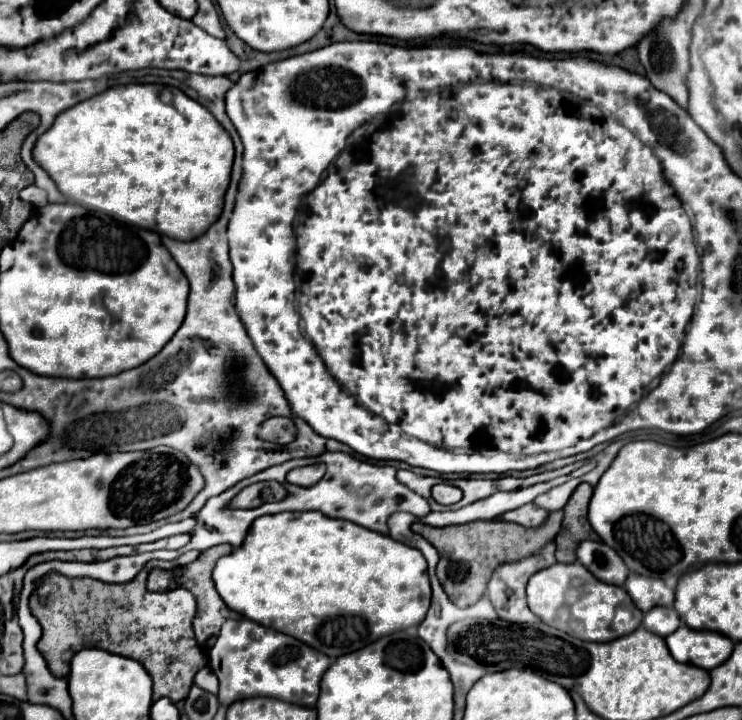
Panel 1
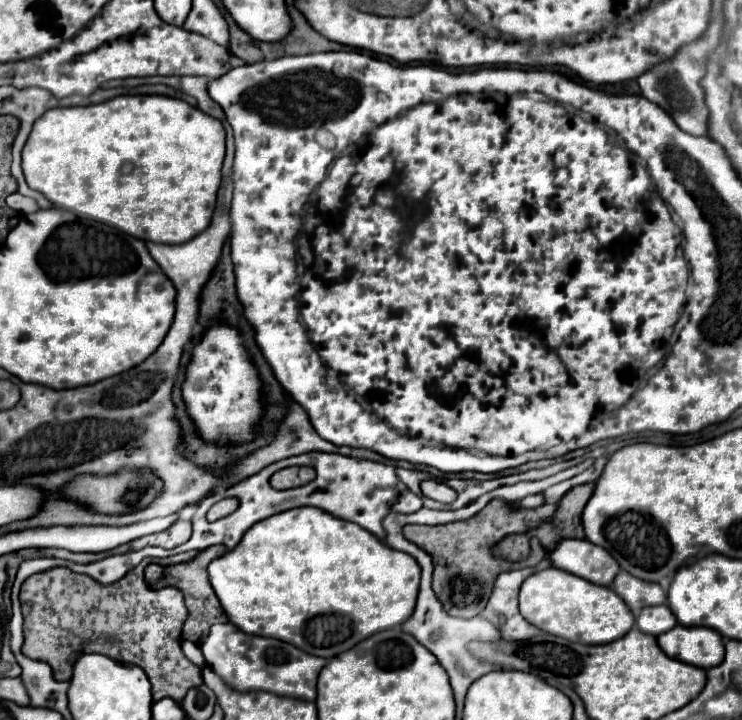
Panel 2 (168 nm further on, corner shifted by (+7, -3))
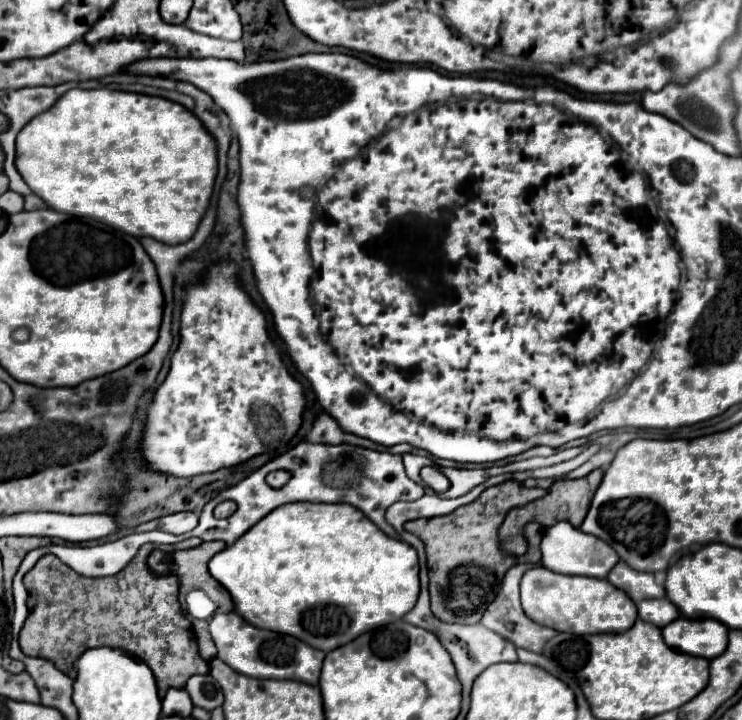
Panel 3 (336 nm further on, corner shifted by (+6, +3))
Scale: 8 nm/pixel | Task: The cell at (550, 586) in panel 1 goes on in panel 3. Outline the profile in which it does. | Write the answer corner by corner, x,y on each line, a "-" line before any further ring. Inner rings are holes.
535,566
523,576
521,604
527,616
537,624
571,634
625,632
637,620
637,608
633,600
607,580
589,576
565,576
545,566

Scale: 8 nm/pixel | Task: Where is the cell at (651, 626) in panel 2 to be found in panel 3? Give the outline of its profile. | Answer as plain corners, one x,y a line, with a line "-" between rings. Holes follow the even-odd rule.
657,598
657,600
643,600
637,604
639,608
639,618
647,620
659,628
671,624
679,616
677,608
671,604
669,598

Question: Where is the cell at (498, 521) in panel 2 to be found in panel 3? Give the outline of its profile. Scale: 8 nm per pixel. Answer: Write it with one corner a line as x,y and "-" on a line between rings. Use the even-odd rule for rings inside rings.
507,480
503,484
487,488
475,502
457,508
451,514
435,518
419,518
405,524
407,532
419,536
425,542
431,612
441,622
477,624
487,606
495,600
505,572
519,562
537,564
541,560
539,542
543,536
543,528
539,524
533,524
533,538
529,540
529,550
523,556
507,554
499,548
499,526
511,508
543,498
545,494
547,490
543,488
525,488
515,480

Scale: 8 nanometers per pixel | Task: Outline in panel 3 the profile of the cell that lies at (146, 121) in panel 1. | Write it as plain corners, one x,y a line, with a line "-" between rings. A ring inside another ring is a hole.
71,90
63,94
55,106
51,106
47,112
41,112
23,128
17,136
17,154
15,154
15,168
31,188
49,208
57,212
67,212
73,216
85,216
93,218
97,222
103,222
115,230
123,230
135,238
151,236
155,240
163,240
165,244
181,244
183,240
189,240
195,234
195,228
199,226
199,220
203,218
203,212
209,206
209,198
213,194
213,184
217,176
217,152
215,152
215,140
207,136
207,130
199,120
195,120
195,114
183,108
177,102
159,98
159,96
147,96
147,94
133,94
133,92
119,92
119,90

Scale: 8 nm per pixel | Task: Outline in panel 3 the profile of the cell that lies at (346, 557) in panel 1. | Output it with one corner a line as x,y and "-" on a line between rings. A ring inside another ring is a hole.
295,502
287,506
275,508
275,512
269,512
259,524
255,524
251,530
247,530
235,544
227,546
223,552
219,552
215,558
209,562
209,572
219,584
231,592
231,598
235,600
235,612
243,616
249,624
255,624
257,628
267,628
275,632
287,632
305,644
311,644
313,648
319,648
323,652
329,652
331,648
339,648
339,644
347,644
355,640
355,636
367,632
367,628
375,628
379,624
389,624
391,620
403,618
415,604
419,596
419,562
417,562
417,552
413,546
393,540
387,534
383,534
363,512
355,510
349,504
313,504
313,502

